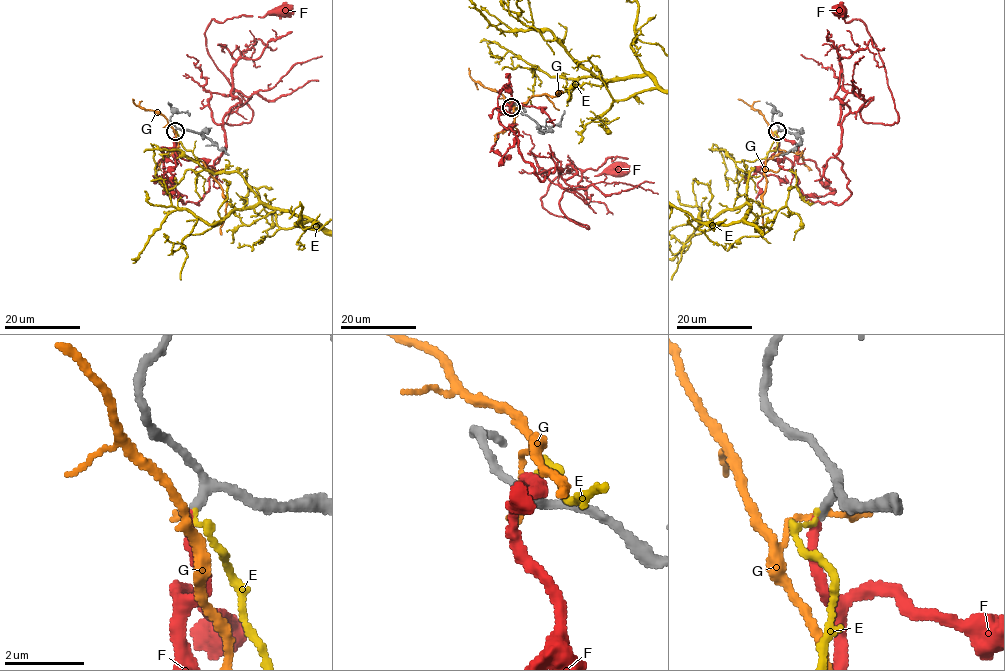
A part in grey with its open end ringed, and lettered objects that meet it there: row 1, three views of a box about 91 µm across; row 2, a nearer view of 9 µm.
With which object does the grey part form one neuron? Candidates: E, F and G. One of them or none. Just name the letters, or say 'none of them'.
F

